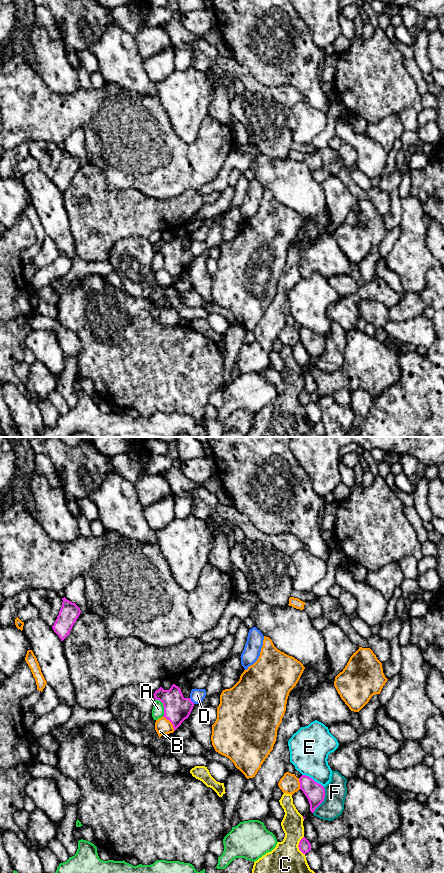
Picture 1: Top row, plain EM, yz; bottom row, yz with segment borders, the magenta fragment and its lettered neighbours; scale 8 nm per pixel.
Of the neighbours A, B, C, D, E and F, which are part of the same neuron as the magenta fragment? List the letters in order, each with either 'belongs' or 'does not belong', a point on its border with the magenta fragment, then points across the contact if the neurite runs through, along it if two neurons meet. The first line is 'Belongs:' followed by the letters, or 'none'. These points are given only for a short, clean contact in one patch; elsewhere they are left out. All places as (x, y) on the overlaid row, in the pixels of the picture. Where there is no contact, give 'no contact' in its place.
Belongs: none
A: does not belong | yz (163, 705)
B: does not belong | yz (171, 722)
C: does not belong | yz (298, 845)
D: does not belong | yz (191, 701) | along yz (189, 698), (194, 703)
E: does not belong | yz (312, 779)
F: does not belong | yz (323, 800)

